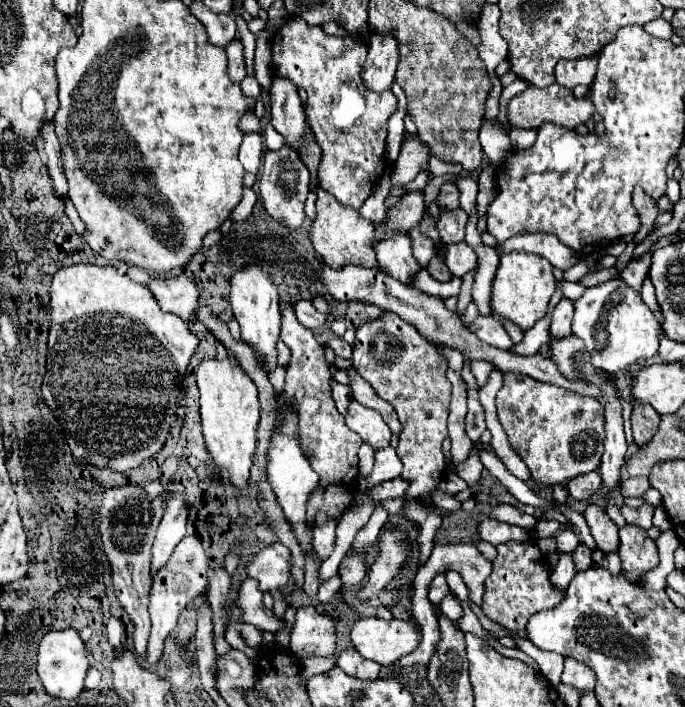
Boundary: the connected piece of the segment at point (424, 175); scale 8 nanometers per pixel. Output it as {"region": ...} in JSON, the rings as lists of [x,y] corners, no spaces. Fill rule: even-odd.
{"region":[[[428,171],[420,172],[420,174],[418,174],[418,176],[412,182],[410,182],[410,184],[407,184],[405,186],[406,193],[410,193],[416,190],[418,191],[424,190],[426,186],[426,179],[431,179],[431,178],[432,175],[430,172]]]}

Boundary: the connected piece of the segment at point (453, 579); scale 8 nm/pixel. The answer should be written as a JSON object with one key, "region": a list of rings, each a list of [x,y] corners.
{"region":[[[446,570],[446,580],[448,580],[450,590],[452,590],[460,600],[470,602],[470,598],[468,598],[468,588],[466,588],[466,584],[464,584],[464,580],[462,580],[462,576],[460,576],[458,572]]]}

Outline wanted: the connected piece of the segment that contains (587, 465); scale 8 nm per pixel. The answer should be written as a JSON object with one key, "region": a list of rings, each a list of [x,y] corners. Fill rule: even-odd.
{"region":[[[506,372],[504,376],[504,386],[496,396],[498,420],[512,448],[526,460],[538,484],[554,486],[600,466],[604,452],[604,412],[598,400],[532,380],[530,376],[514,372]]]}

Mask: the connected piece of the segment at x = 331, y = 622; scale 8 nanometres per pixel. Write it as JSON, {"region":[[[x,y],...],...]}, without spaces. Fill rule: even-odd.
{"region":[[[304,606],[296,614],[296,622],[290,636],[290,652],[294,652],[300,660],[308,656],[332,656],[336,650],[336,626],[340,622],[340,616],[322,612],[318,614],[314,606]]]}

